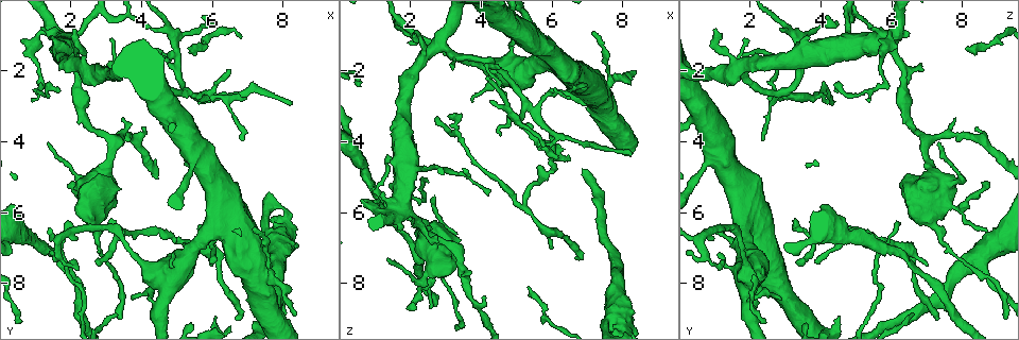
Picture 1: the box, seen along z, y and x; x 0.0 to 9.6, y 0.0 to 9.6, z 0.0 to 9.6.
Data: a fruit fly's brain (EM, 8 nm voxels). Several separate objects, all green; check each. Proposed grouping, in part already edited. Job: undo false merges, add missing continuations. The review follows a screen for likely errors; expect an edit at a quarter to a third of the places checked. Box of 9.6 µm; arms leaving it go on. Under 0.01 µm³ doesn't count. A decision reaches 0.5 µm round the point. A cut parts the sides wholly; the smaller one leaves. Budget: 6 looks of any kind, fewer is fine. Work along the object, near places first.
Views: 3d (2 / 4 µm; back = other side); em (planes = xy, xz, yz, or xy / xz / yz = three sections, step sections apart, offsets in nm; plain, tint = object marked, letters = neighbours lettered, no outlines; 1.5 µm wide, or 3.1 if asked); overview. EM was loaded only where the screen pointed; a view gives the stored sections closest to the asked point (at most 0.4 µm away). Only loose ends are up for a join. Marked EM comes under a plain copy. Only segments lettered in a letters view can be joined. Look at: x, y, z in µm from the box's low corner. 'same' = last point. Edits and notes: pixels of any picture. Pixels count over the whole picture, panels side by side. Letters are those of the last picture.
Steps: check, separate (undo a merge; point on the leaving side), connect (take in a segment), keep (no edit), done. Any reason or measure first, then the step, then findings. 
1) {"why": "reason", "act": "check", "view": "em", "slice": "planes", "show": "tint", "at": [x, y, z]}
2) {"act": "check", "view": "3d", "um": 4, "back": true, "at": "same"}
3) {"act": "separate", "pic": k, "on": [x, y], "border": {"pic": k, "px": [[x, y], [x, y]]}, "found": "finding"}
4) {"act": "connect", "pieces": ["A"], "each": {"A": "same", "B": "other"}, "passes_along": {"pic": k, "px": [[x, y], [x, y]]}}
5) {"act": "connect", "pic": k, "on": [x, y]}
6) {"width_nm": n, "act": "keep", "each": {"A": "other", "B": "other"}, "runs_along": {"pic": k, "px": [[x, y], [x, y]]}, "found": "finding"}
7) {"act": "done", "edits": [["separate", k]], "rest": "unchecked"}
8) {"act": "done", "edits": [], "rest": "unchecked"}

{"why": "tapers out", "act": "check", "view": "em", "slice": "planes", "show": "letters", "at": [6.00, 7.40, 3.85]}

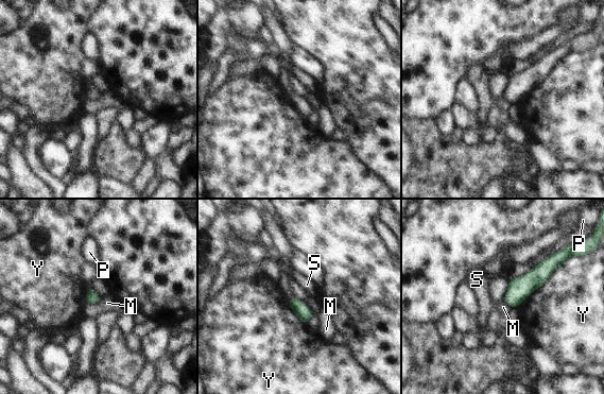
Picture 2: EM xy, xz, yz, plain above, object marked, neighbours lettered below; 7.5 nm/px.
{"act": "keep", "each": {"M": "other", "P": "other", "S": "other", "Y": "other"}, "border": {"pic": 2, "px": [[102, 297], [95, 303], [86, 303]]}, "found": "none of them fits"}

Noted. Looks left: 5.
{"act": "check", "view": "3d", "um": 4, "at": [6.15, 2.70, 2.60]}

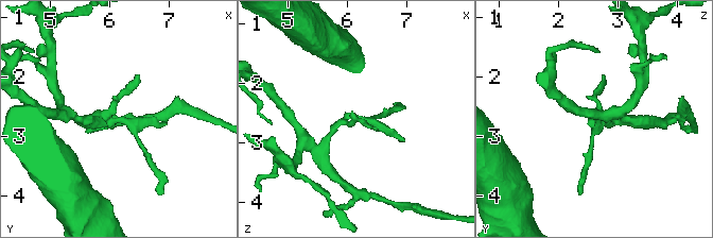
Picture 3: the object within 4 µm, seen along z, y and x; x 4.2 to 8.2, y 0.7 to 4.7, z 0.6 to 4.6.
{"act": "check", "view": "em", "slice": "planes", "show": "tint", "at": [6.10, 2.75, 2.65]}

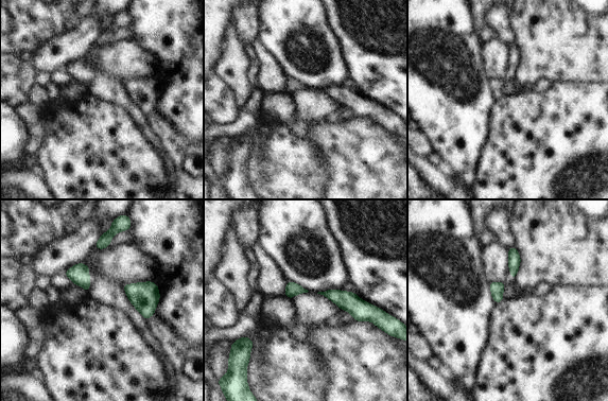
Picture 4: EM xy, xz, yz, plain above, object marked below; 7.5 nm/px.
{"act": "check", "view": "em", "slice": "planes", "show": "letters", "at": "same"}

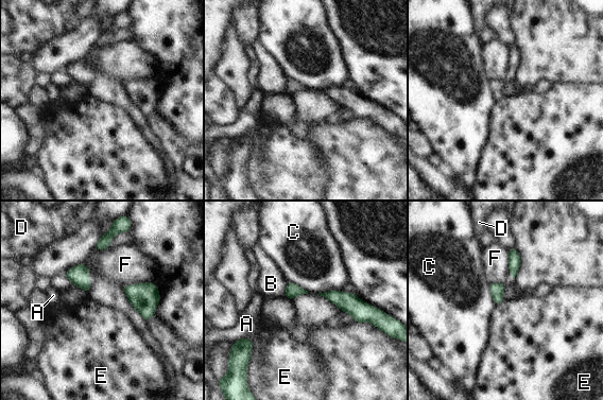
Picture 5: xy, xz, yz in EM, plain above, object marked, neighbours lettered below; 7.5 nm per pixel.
{"width_nm": 100, "longest_contact_nm": ["F", 220], "act": "keep", "each": {"A": "other", "B": "other", "C": "other", "D": "other", "E": "other", "F": "other"}, "found": "one neuron here"}

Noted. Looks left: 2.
{"why": "thin end", "act": "check", "view": "em", "slice": "planes", "show": "tint", "at": [4.70, 1.60, 2.70]}

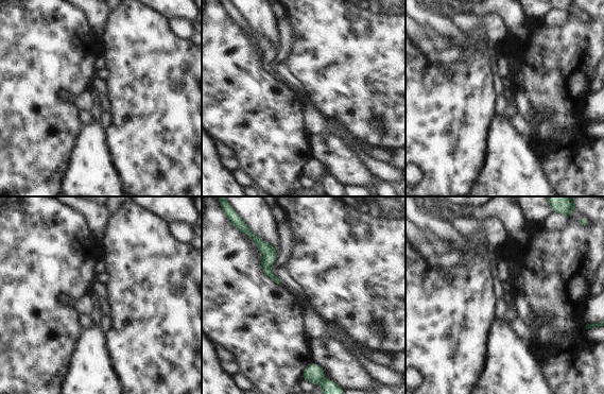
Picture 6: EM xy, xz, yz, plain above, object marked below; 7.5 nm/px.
{"act": "check", "view": "em", "slice": "planes", "show": "letters", "at": "same"}

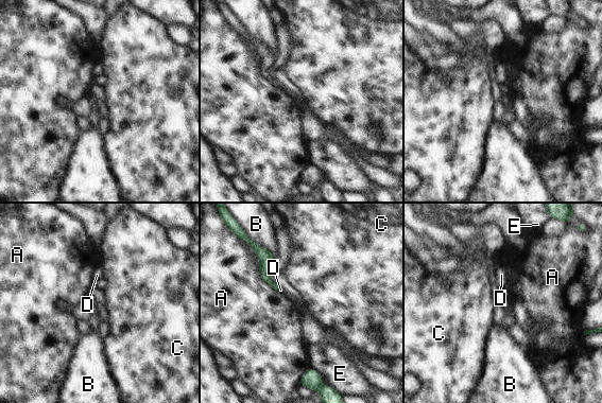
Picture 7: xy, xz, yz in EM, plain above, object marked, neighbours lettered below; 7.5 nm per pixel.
{"act": "keep", "each": {"A": "other", "B": "other", "C": "other", "D": "other", "E": "other"}, "border": {"pic": 7, "px": [[258, 264], [259, 276], [277, 292]]}, "found": "none of them fits"}

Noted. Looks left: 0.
{"act": "done", "edits": [], "rest": "unchecked"}

